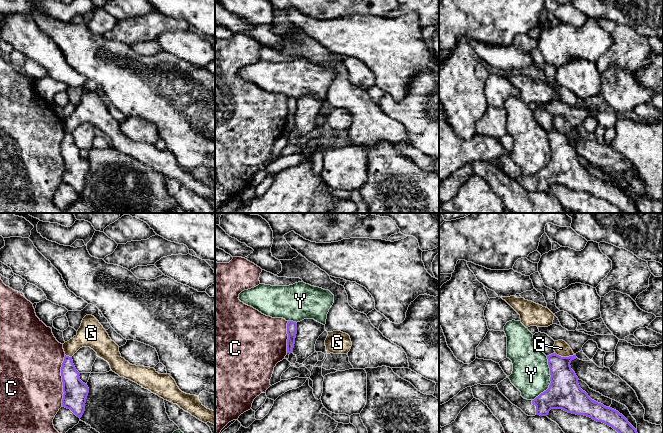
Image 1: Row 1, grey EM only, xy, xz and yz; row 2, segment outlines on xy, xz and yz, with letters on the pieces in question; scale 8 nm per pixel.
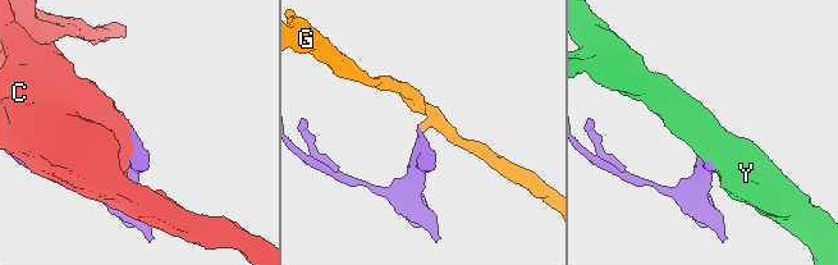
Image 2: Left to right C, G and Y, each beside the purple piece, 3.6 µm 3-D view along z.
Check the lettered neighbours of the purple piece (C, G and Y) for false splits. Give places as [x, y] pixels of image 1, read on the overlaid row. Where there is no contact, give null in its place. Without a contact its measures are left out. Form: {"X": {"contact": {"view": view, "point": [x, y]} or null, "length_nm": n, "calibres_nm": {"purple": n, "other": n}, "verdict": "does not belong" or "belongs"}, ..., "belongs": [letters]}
{"C": {"contact": {"view": "xy", "point": [62, 380]}, "length_nm": 400, "calibres_nm": {"purple": 190, "other": 500}, "verdict": "does not belong"}, "G": {"contact": {"view": "yz", "point": [565, 357]}, "length_nm": 160, "calibres_nm": {"purple": 240, "other": 120}, "verdict": "does not belong"}, "Y": {"contact": {"view": "yz", "point": [550, 380]}, "length_nm": 380, "calibres_nm": {"purple": 260, "other": 300}, "verdict": "does not belong"}, "belongs": []}

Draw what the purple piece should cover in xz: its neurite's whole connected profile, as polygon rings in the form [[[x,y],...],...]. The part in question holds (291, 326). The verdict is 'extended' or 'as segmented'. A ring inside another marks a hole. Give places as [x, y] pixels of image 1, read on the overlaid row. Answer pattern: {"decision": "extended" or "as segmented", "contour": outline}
{"decision": "as segmented", "contour": [[[288,321],[287,323],[287,353],[291,353],[294,348],[295,338],[297,334],[297,323],[293,321]]]}

